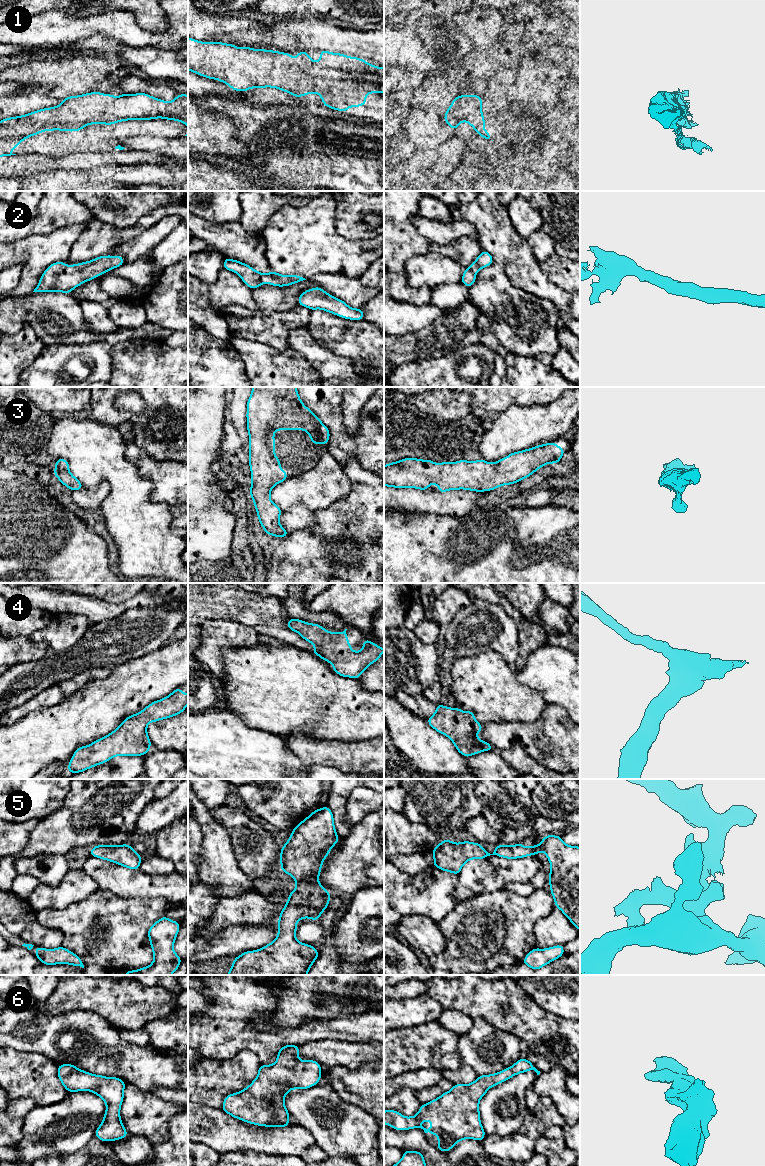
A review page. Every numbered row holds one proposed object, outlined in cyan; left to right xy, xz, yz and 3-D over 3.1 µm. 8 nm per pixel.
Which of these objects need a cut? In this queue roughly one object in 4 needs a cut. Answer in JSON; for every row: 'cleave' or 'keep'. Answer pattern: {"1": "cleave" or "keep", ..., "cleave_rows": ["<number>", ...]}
{"1": "keep", "2": "keep", "3": "keep", "4": "keep", "5": "keep", "6": "keep", "cleave_rows": []}

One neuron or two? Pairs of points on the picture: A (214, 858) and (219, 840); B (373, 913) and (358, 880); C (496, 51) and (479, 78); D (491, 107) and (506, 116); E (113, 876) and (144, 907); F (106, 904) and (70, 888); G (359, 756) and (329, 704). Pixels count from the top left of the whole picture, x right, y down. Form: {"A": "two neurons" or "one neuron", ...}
{"A": "one neuron", "B": "two neurons", "C": "one neuron", "D": "two neurons", "E": "two neurons", "F": "two neurons", "G": "two neurons"}

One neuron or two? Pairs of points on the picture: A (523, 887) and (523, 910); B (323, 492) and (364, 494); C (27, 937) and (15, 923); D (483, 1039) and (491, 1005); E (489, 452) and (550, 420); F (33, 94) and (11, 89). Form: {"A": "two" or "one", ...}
{"A": "two", "B": "two", "C": "two", "D": "two", "E": "one", "F": "one"}

